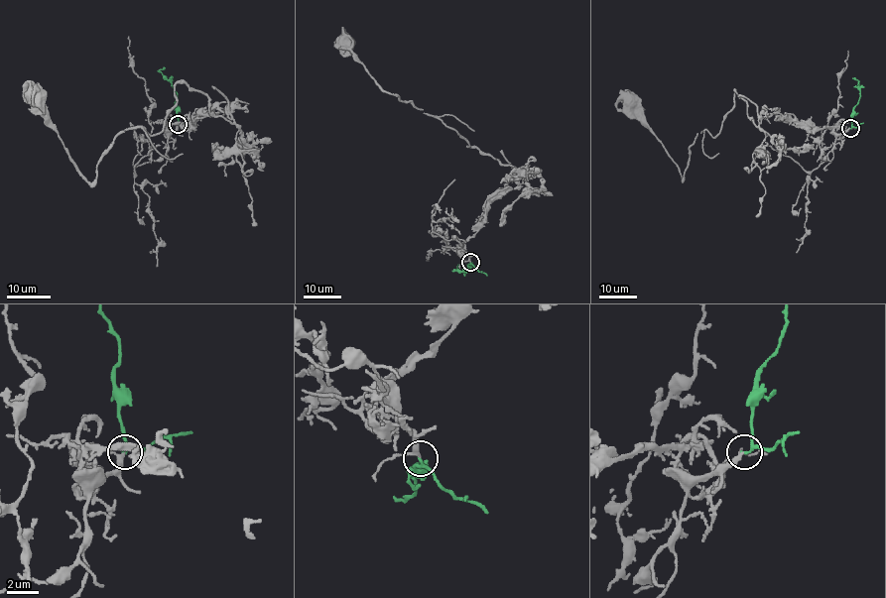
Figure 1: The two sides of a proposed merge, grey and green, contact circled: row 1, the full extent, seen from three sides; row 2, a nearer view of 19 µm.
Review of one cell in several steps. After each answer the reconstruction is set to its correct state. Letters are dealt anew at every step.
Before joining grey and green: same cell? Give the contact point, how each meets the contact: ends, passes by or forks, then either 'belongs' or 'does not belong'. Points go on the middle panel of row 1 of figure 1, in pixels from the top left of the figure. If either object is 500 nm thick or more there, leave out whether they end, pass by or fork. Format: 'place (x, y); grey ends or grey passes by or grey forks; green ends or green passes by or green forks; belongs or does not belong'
place (470, 262); grey passes by; green passes by; belongs

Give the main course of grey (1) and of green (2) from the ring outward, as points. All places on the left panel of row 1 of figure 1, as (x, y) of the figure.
1: (178, 124), (169, 125), (213, 108), (233, 122), (177, 83), (163, 130), (122, 131), (90, 182), (37, 94)
2: (178, 124), (177, 94), (160, 71), (165, 67)

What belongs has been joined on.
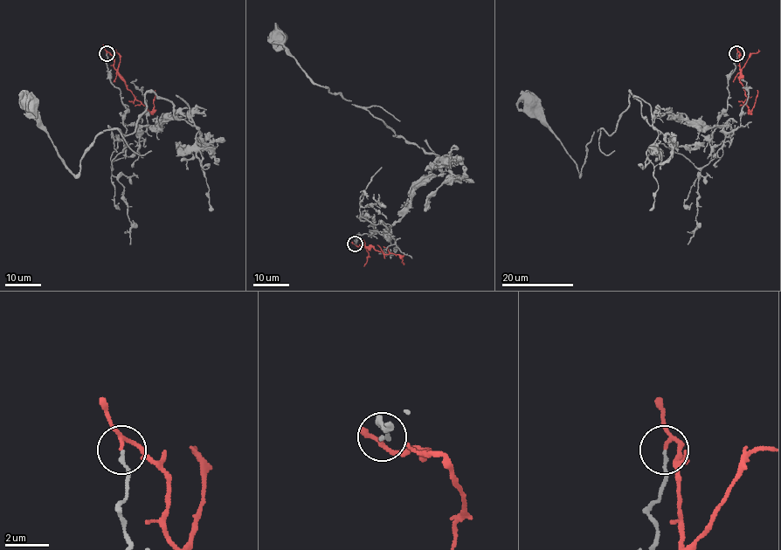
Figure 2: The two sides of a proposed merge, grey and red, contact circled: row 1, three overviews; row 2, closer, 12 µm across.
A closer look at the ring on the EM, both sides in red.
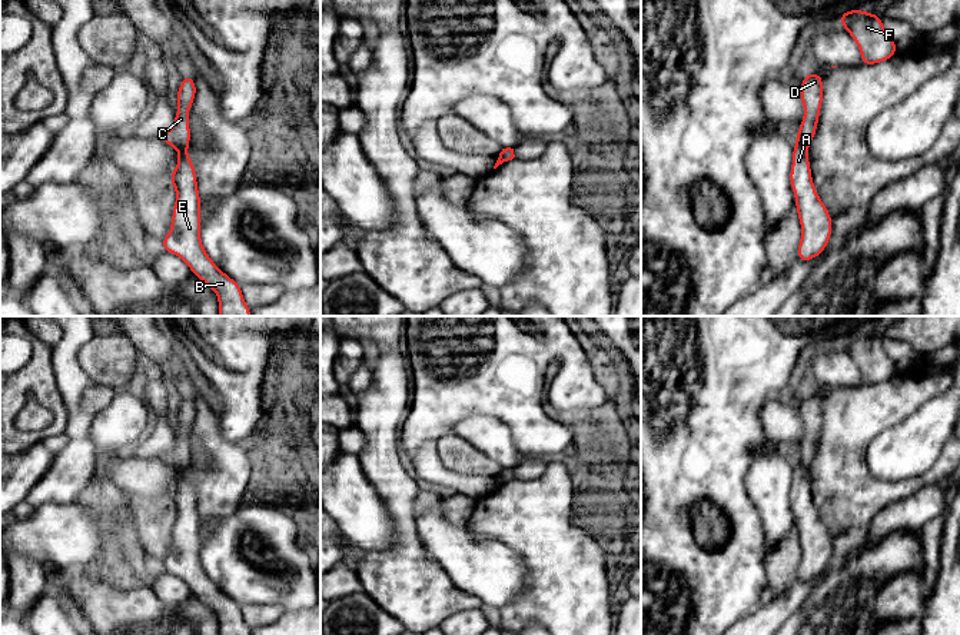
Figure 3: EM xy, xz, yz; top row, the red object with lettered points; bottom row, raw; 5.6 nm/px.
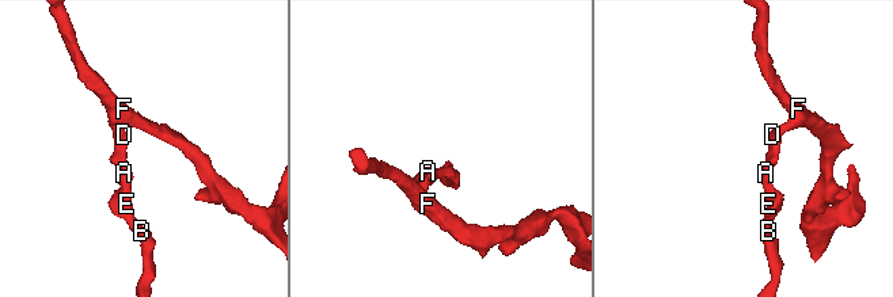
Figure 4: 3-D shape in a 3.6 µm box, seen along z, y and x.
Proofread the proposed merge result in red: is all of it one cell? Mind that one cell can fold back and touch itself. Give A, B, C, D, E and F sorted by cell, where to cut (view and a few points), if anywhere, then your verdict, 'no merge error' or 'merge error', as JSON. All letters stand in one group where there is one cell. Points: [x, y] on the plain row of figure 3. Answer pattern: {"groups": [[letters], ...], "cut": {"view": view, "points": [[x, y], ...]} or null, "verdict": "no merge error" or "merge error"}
{"groups": [["A", "B", "E"], ["C", "D", "F"]], "cut": {"view": "yz", "points": [[797, 461], [806, 469]]}, "verdict": "merge error"}

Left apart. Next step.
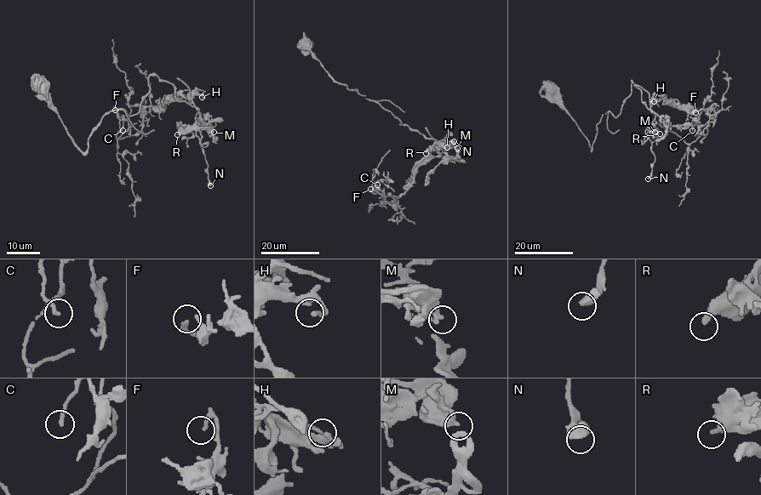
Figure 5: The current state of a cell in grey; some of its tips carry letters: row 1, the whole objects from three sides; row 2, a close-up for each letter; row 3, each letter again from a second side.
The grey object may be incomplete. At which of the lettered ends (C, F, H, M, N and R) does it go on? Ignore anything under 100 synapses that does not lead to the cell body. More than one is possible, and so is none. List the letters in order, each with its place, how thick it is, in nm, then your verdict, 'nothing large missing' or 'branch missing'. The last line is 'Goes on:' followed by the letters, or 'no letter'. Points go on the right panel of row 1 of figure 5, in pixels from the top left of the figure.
C: (692, 130) | 170 nm | nothing large missing
F: (695, 112) | 240 nm | nothing large missing
H: (654, 101) | 190 nm | nothing large missing
M: (655, 132) | 360 nm | nothing large missing
N: (648, 179) | 400 nm | nothing large missing
R: (660, 133) | 240 nm | branch missing
Goes on: R

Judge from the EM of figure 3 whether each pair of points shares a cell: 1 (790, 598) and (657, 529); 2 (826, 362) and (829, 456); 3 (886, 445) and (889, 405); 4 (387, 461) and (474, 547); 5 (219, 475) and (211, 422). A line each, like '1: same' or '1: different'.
1: different
2: different
3: different
4: different
5: same

